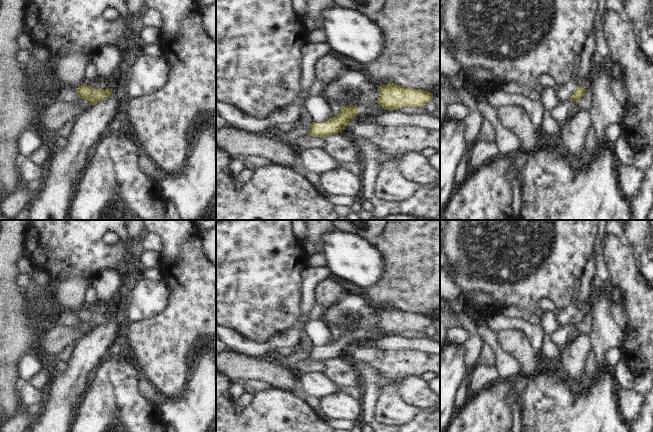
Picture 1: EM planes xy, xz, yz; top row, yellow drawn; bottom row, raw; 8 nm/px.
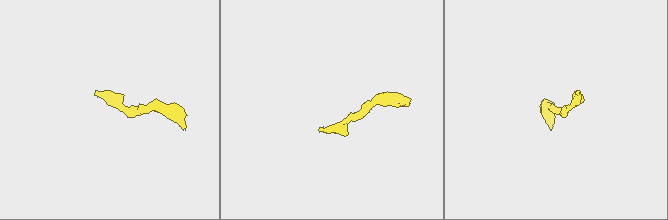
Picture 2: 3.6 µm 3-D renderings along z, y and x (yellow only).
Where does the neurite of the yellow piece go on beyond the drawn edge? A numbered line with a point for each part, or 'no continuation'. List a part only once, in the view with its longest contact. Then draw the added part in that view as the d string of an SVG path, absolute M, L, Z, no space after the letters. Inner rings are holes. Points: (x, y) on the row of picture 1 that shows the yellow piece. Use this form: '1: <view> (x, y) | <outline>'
no continuation

